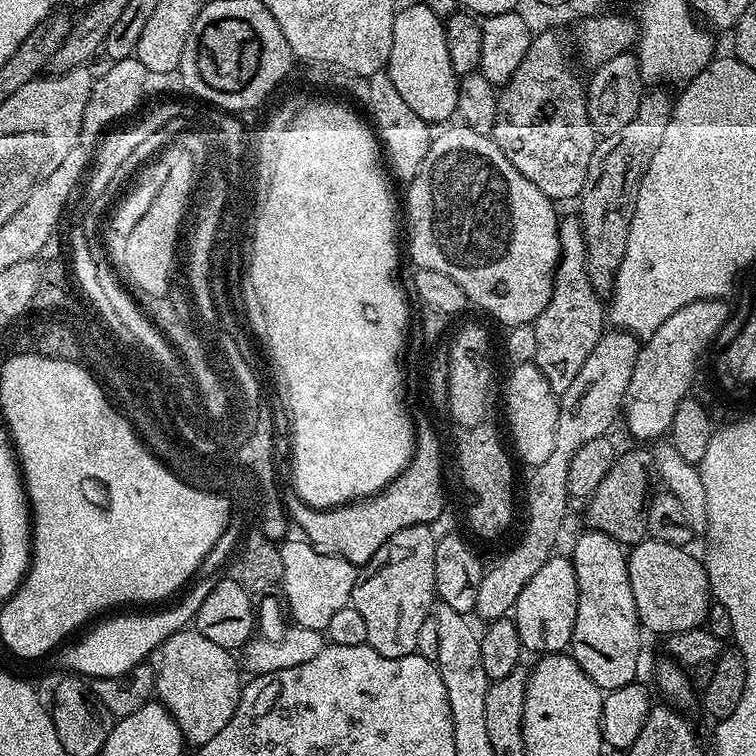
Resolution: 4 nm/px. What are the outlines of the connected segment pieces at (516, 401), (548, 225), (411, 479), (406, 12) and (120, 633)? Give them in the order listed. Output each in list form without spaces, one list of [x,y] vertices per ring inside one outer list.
[[[533,362],[518,364],[512,369],[506,382],[506,418],[510,434],[516,448],[515,455],[528,464],[527,467],[535,468],[550,458],[554,450],[554,434],[557,430],[559,399],[557,393],[550,390],[550,384],[545,375]]]
[[[462,122],[441,127],[433,135],[430,150],[407,188],[413,265],[438,270],[438,274],[454,278],[454,282],[462,286],[473,309],[481,308],[503,326],[513,328],[535,322],[550,302],[560,261],[557,205],[549,196],[542,194],[530,178],[522,178],[522,174],[514,170],[510,158],[502,154],[491,135],[478,134],[478,130],[470,130]]]
[[[427,423],[414,428],[414,447],[412,456],[396,477],[385,488],[375,492],[373,496],[362,496],[358,500],[351,500],[348,504],[338,504],[334,508],[315,508],[306,503],[295,490],[283,497],[284,507],[290,517],[291,523],[300,527],[299,535],[314,546],[322,554],[330,554],[338,558],[346,558],[346,562],[357,566],[363,566],[382,550],[382,546],[398,530],[406,530],[410,526],[419,524],[435,525],[435,520],[444,512],[444,452],[440,449],[441,437],[434,438],[429,432]]]
[[[424,2],[408,4],[405,8],[403,5],[397,11],[386,71],[390,82],[394,82],[394,90],[402,94],[402,102],[406,102],[418,118],[427,120],[429,125],[440,126],[456,116],[458,77],[450,62],[450,50],[446,50],[444,20]]]
[[[200,576],[179,597],[181,600],[177,604],[169,603],[164,606],[169,608],[164,608],[161,612],[148,612],[145,616],[112,616],[109,620],[102,621],[97,628],[89,627],[89,632],[73,648],[63,649],[65,666],[73,668],[76,671],[73,673],[84,678],[126,674],[126,670],[145,663],[149,659],[148,655],[159,650],[166,638],[170,638],[170,634],[180,632],[191,625],[198,609],[202,607],[202,601],[209,596],[210,590],[214,590],[215,585],[216,580],[212,576]]]

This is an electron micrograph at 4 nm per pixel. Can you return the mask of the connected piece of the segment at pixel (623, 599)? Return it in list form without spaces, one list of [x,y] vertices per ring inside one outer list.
[[[587,531],[577,538],[570,551],[578,578],[578,614],[574,618],[570,654],[601,690],[610,693],[637,679],[642,625],[634,606],[634,590],[630,590],[625,545],[606,533]]]

